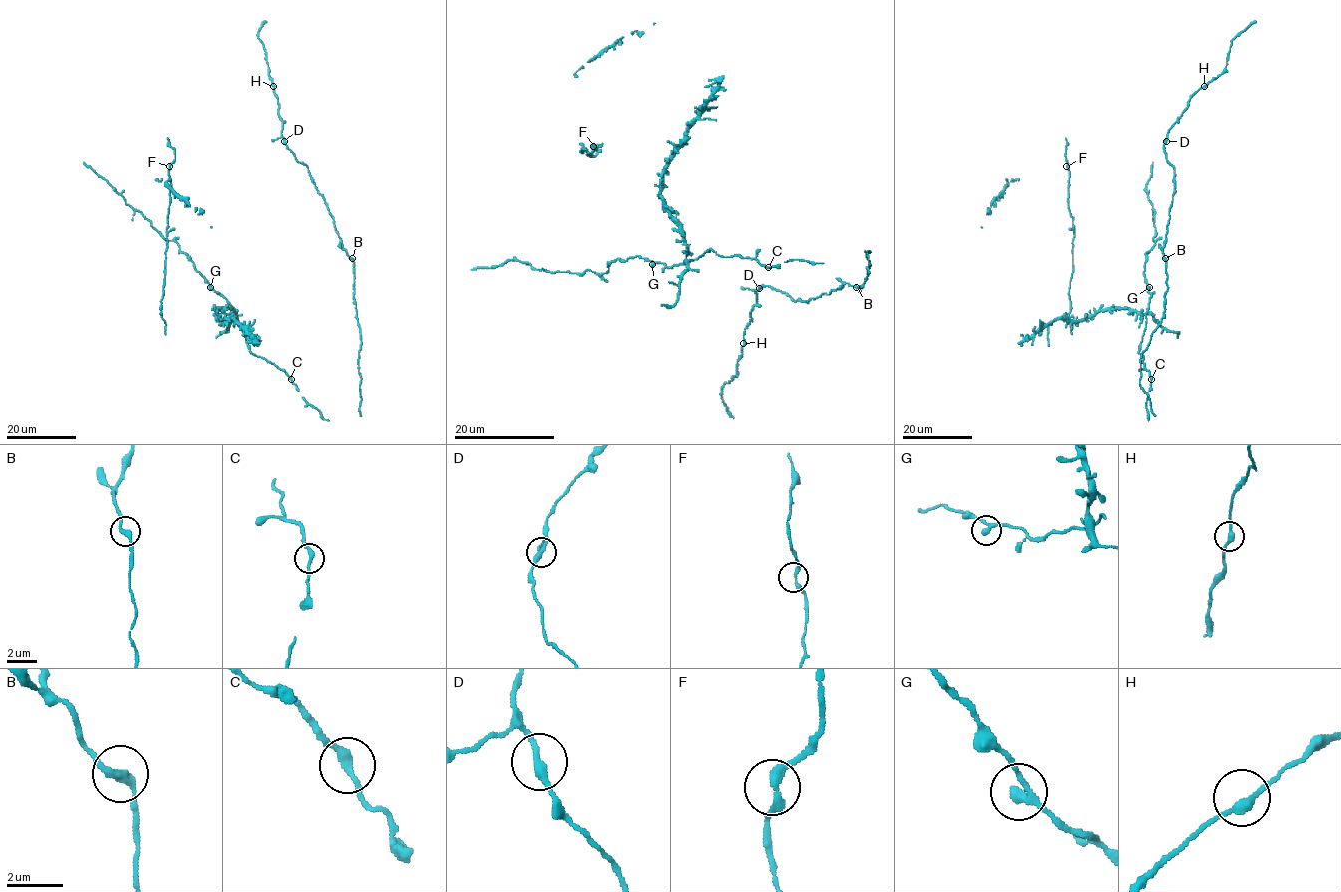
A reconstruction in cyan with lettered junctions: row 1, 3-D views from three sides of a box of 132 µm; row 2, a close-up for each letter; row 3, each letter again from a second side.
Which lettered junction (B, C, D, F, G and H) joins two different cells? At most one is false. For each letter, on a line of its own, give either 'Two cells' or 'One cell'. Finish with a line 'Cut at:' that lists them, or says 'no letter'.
B: One cell
C: One cell
D: One cell
F: One cell
G: One cell
H: One cell
Cut at: no letter

